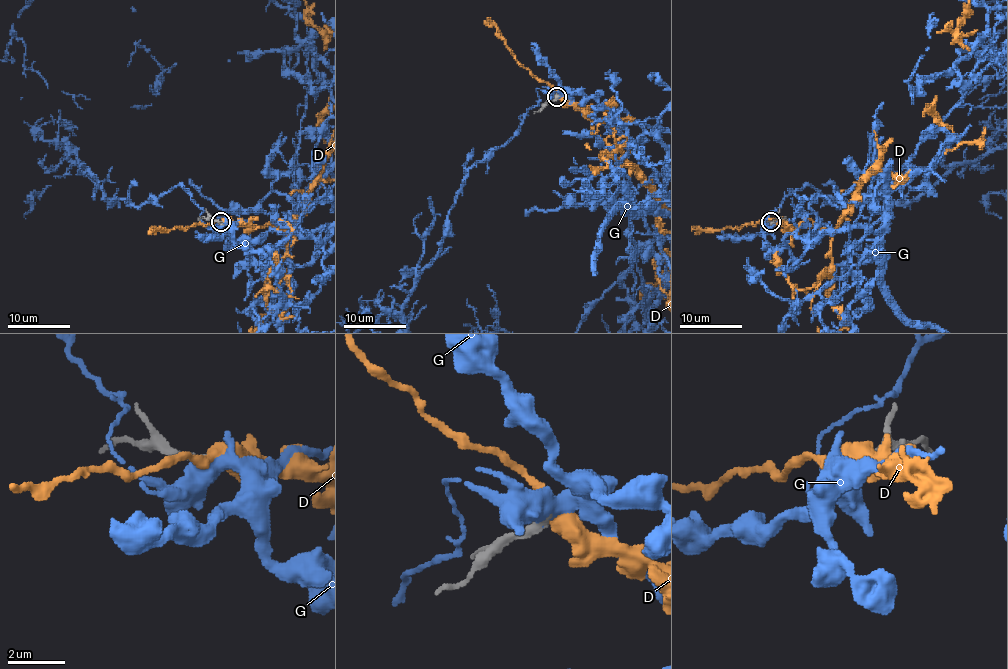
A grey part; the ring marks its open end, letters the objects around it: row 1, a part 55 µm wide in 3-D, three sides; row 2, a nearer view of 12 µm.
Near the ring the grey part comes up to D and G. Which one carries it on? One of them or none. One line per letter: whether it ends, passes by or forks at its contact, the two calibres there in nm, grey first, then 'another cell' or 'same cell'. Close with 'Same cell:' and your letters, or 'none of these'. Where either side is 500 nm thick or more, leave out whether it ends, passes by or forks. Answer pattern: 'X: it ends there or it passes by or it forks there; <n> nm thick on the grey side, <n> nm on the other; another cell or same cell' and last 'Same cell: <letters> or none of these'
D: it passes by; 380 nm thick on the grey side, 440 nm on the other; another cell
G: 400 nm thick on the grey side, 500 nm on the other; same cell
Same cell: G

